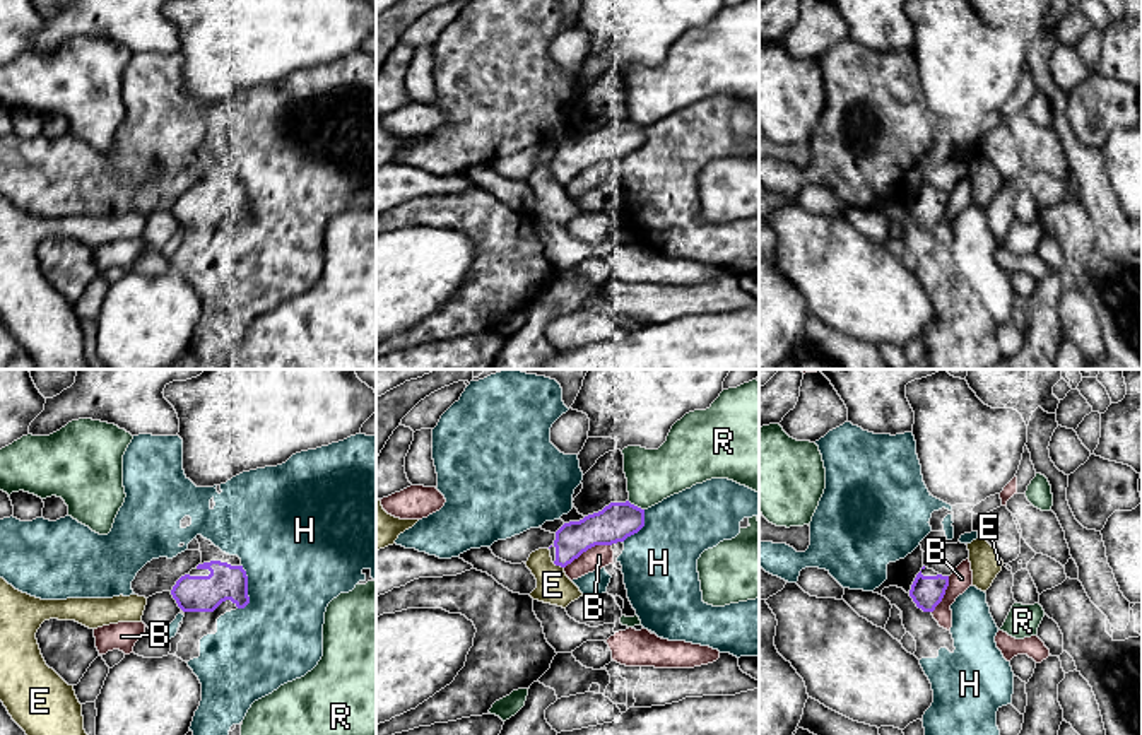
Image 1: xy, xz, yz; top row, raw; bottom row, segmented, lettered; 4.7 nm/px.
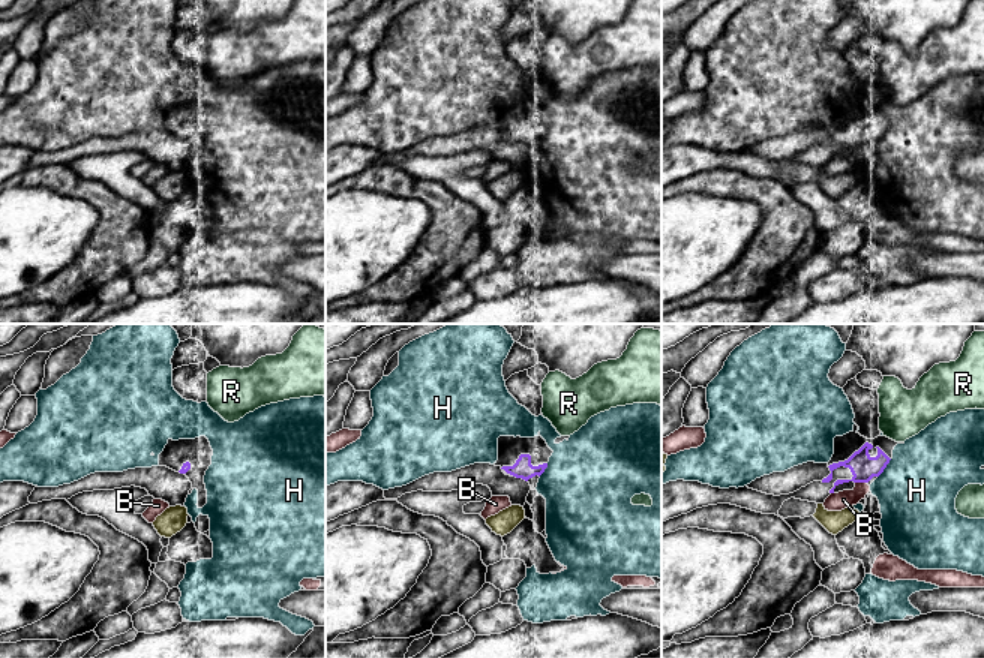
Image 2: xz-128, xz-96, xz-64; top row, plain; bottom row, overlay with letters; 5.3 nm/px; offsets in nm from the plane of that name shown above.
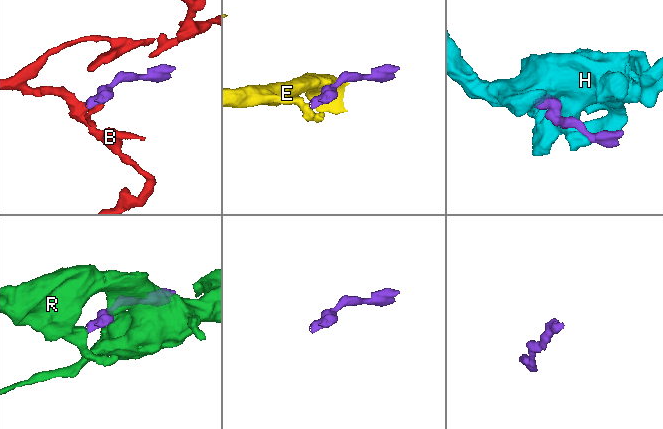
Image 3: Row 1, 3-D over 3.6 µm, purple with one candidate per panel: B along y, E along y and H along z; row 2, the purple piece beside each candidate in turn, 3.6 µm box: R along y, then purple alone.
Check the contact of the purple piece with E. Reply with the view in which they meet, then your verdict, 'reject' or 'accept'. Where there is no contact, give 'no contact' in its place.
xz | reject

